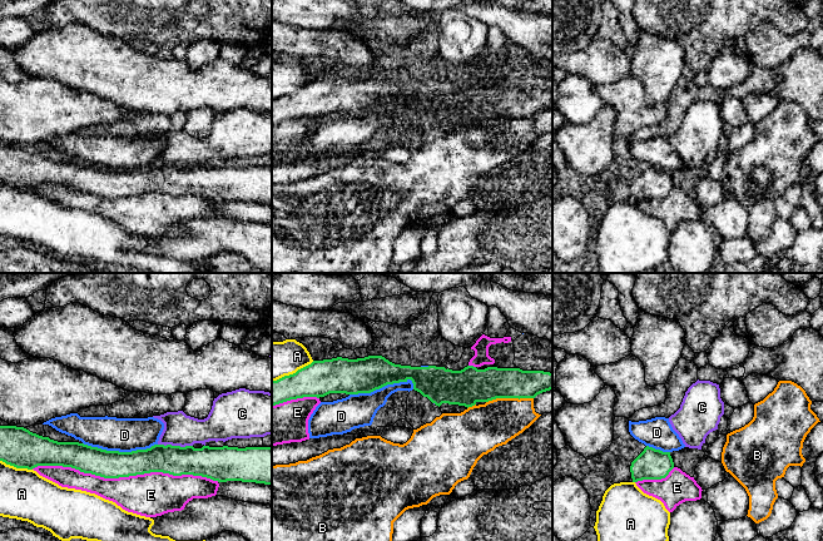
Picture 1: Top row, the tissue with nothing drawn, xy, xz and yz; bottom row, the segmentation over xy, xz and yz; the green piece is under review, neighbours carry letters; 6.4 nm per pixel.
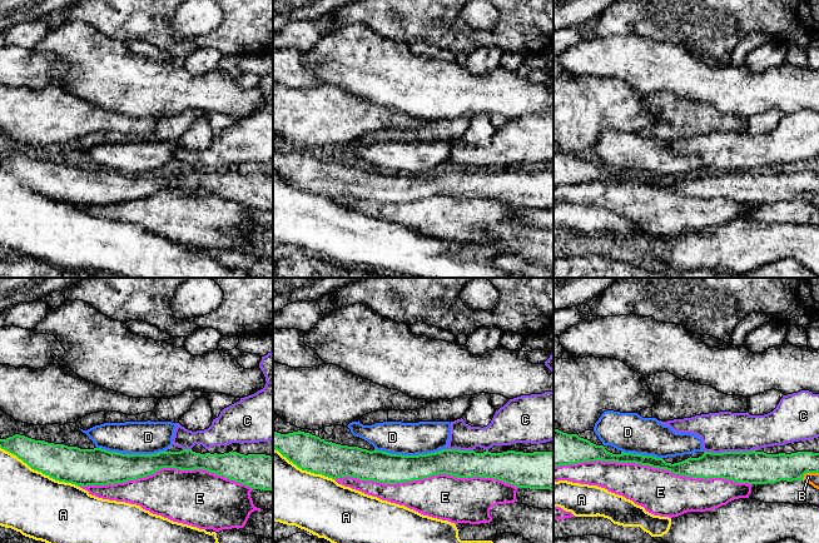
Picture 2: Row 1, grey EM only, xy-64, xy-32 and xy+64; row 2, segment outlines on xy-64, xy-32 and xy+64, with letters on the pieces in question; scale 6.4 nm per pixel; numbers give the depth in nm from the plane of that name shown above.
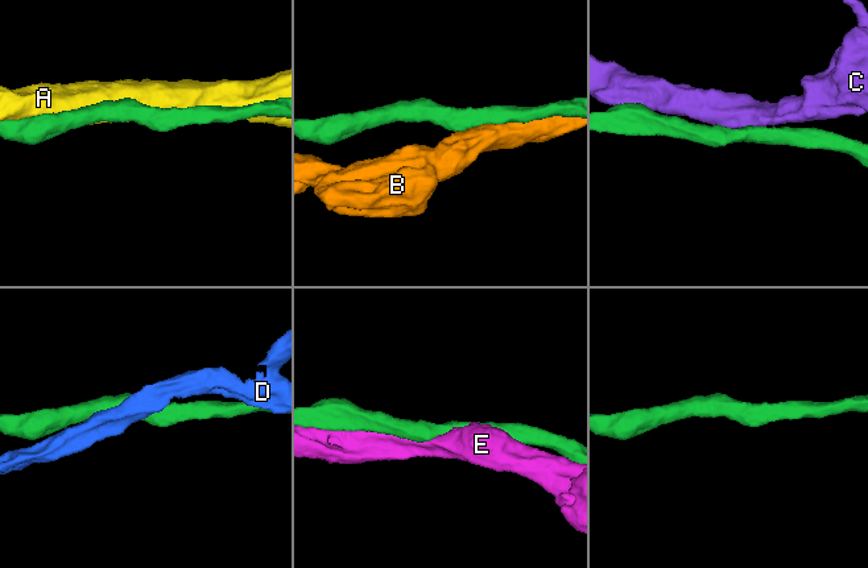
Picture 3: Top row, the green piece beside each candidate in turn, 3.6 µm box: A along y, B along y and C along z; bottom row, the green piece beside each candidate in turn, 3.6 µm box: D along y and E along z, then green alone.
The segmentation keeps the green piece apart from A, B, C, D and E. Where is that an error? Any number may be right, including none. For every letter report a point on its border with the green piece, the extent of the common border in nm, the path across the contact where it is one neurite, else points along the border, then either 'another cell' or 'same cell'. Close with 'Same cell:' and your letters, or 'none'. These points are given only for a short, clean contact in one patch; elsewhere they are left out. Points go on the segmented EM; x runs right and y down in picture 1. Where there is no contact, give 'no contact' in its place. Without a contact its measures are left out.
A: meets green in xz at (293, 373); contact 300 nm long; another cell
B: meets green in xz at (509, 397); contact 300 nm long; another cell
C: meets green in xy at (175, 446); contact 220 nm long; border along xy (158, 443), (192, 446); another cell
D: meets green in xy at (120, 452); contact 480 nm long; another cell
E: meets green in xy at (125, 476); contact 1200 nm long; another cell
Same cell: none

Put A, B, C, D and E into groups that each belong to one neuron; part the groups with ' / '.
A / B / C / D / E

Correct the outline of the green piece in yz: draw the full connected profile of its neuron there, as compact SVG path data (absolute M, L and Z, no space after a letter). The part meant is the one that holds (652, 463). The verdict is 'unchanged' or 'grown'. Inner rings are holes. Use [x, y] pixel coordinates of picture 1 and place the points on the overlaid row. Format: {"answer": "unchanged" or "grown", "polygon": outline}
{"answer": "unchanged", "polygon": "M646 446L644 451L631 462L630 472L633 482L643 480L665 478L674 468L670 452L663 452Z"}

